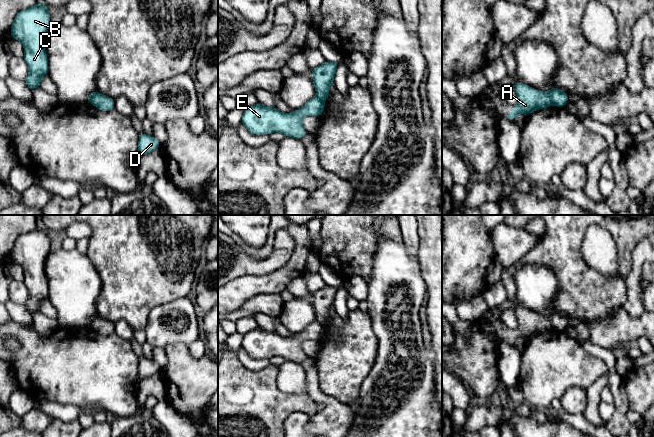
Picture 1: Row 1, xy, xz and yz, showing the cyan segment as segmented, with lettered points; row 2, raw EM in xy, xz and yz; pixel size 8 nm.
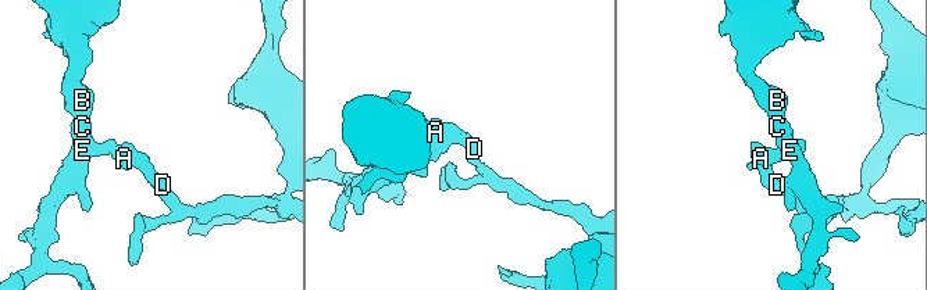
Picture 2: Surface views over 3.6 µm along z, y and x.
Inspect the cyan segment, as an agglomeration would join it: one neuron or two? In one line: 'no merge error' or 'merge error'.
merge error

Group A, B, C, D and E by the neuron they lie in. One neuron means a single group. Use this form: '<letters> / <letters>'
A D / B C E

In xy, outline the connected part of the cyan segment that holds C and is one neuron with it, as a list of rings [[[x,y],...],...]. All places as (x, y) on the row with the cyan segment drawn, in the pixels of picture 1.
[[[38,2],[17,13],[10,30],[10,36],[24,46],[23,59],[29,67],[24,82],[32,90],[40,88],[44,75],[48,74],[48,57],[45,51],[45,36],[50,27],[48,8]]]

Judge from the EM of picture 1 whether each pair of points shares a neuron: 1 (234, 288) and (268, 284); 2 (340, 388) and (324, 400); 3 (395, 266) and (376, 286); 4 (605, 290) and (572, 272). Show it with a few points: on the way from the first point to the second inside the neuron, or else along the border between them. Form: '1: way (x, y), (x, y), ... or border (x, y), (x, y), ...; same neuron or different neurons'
1: way (242, 288), (260, 284); same neuron
2: border (317, 375), (319, 387), (325, 393), (350, 405); different neurons
3: way (391, 271), (381, 281); same neuron
4: way (597, 290), (590, 290), (580, 280); same neuron

